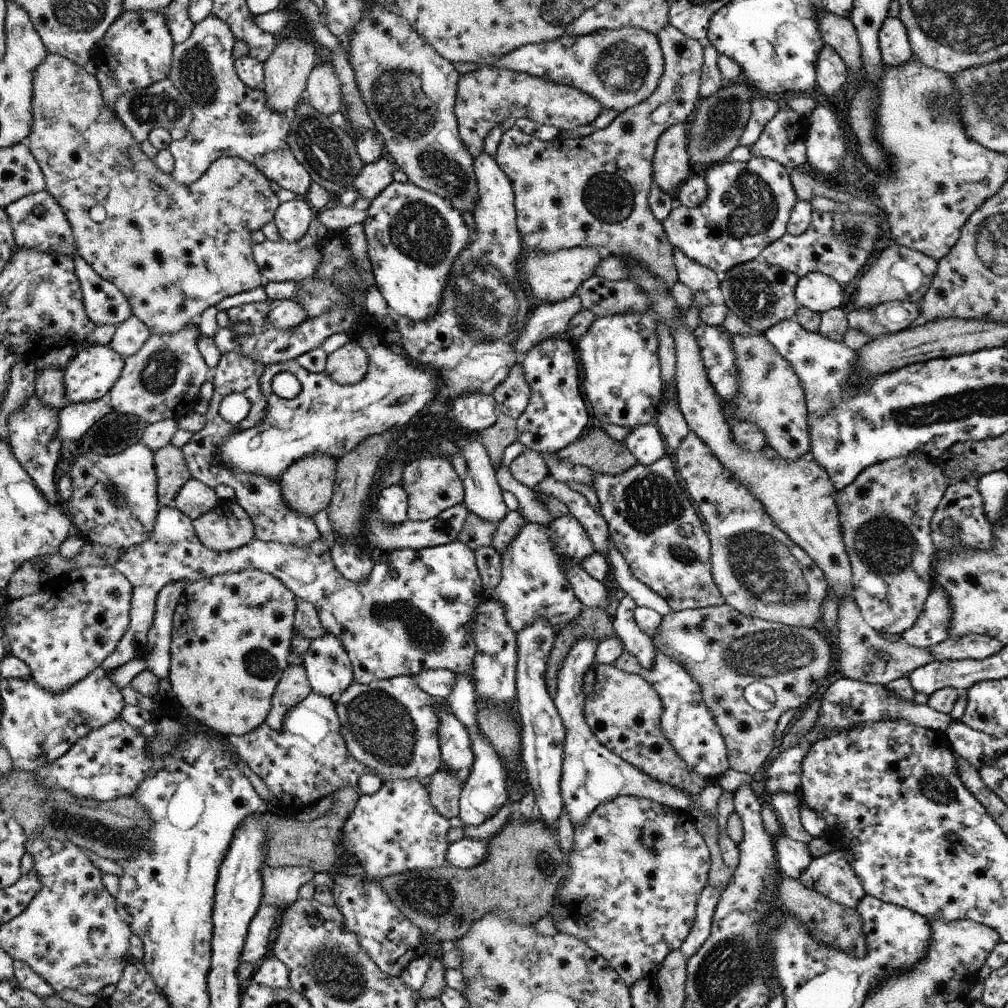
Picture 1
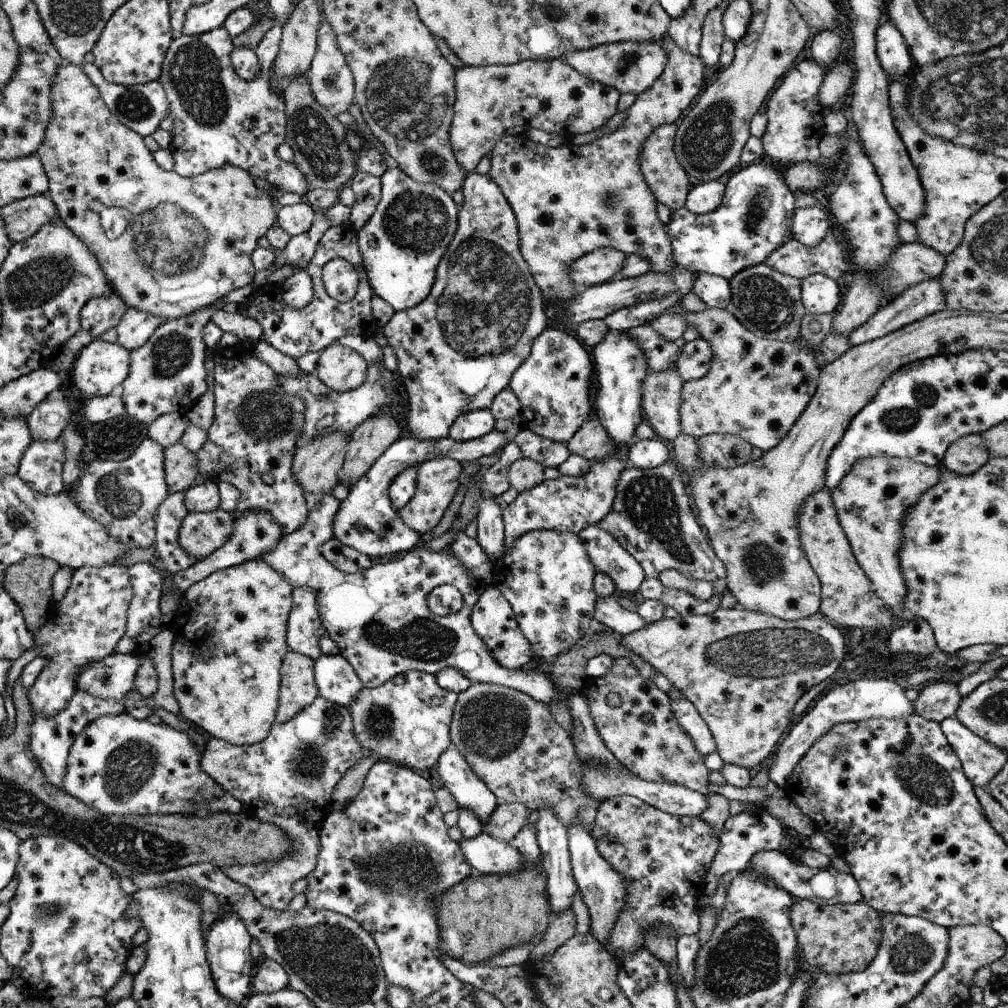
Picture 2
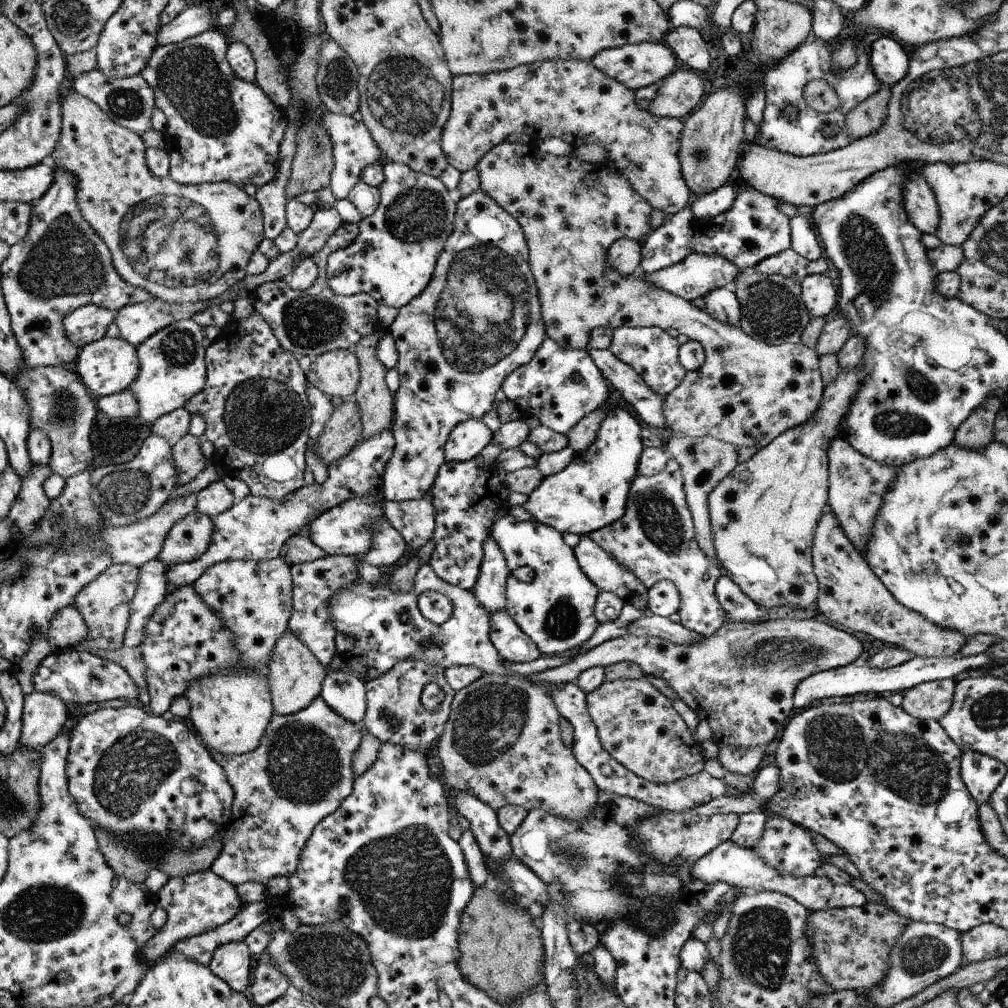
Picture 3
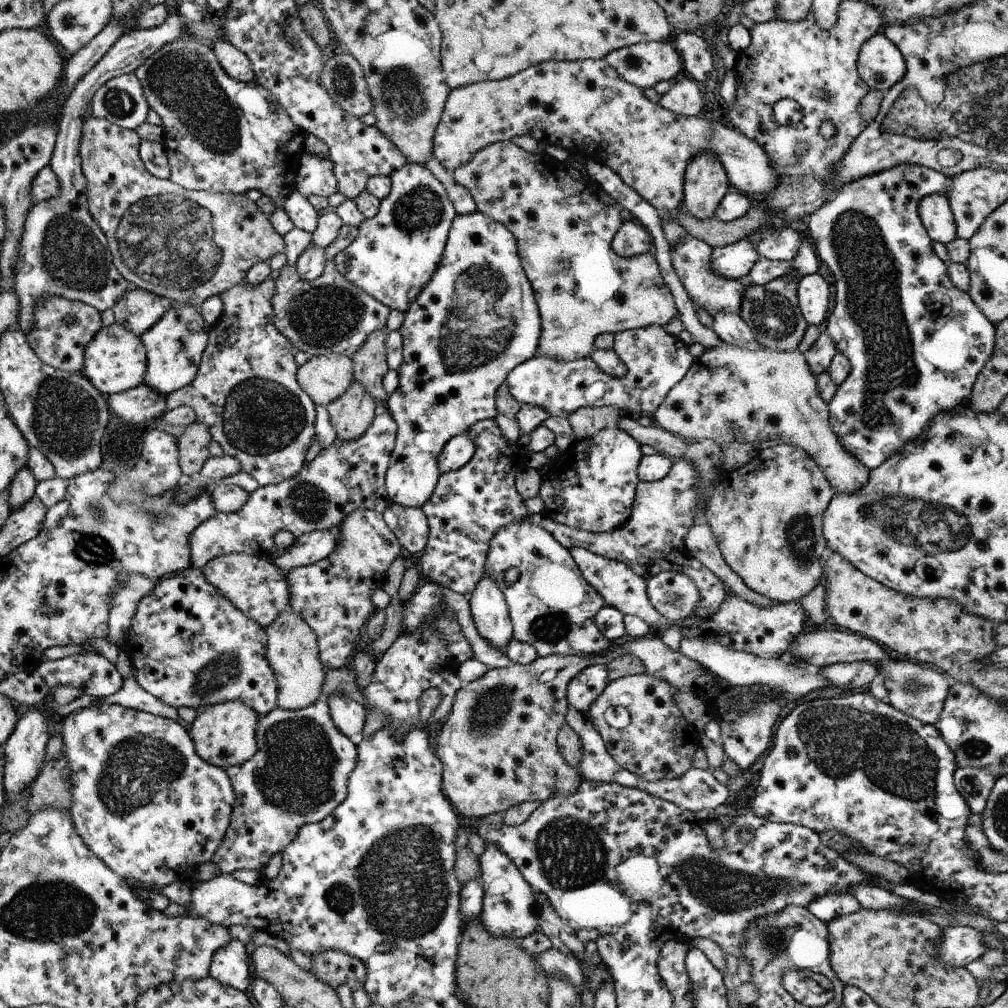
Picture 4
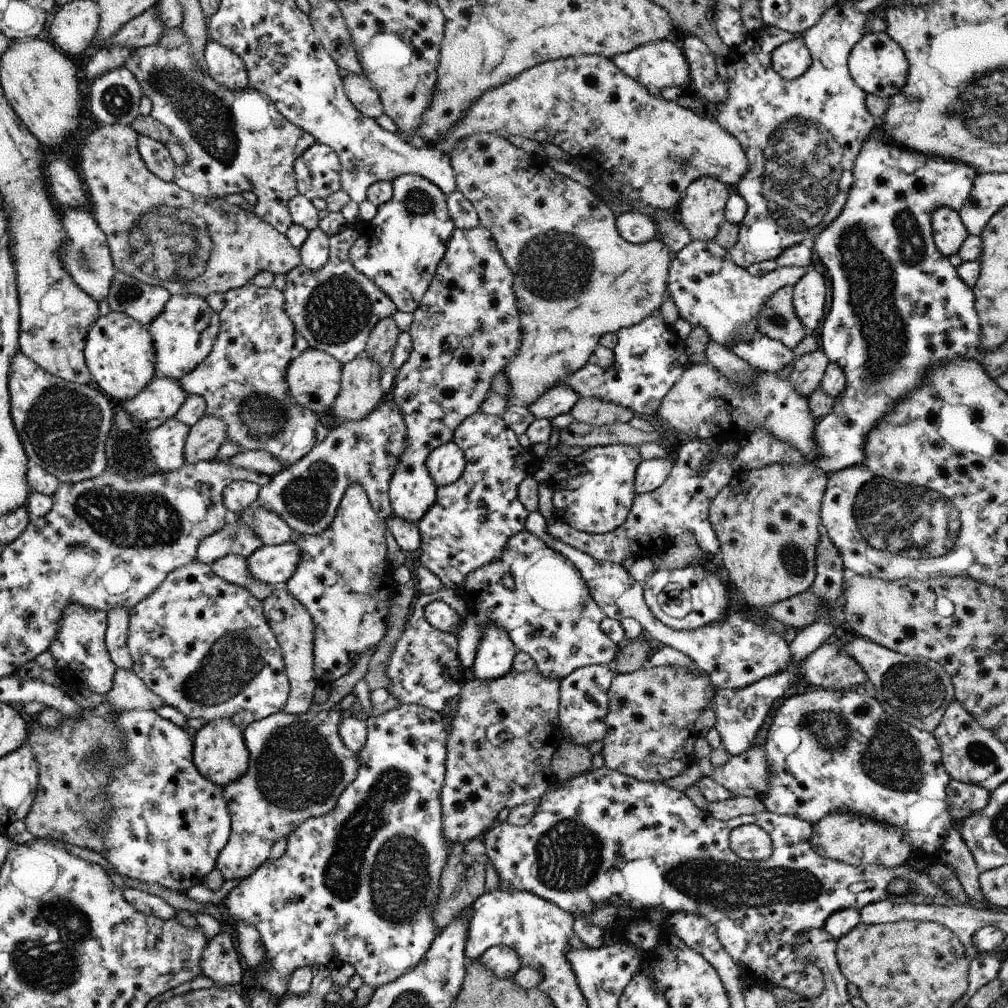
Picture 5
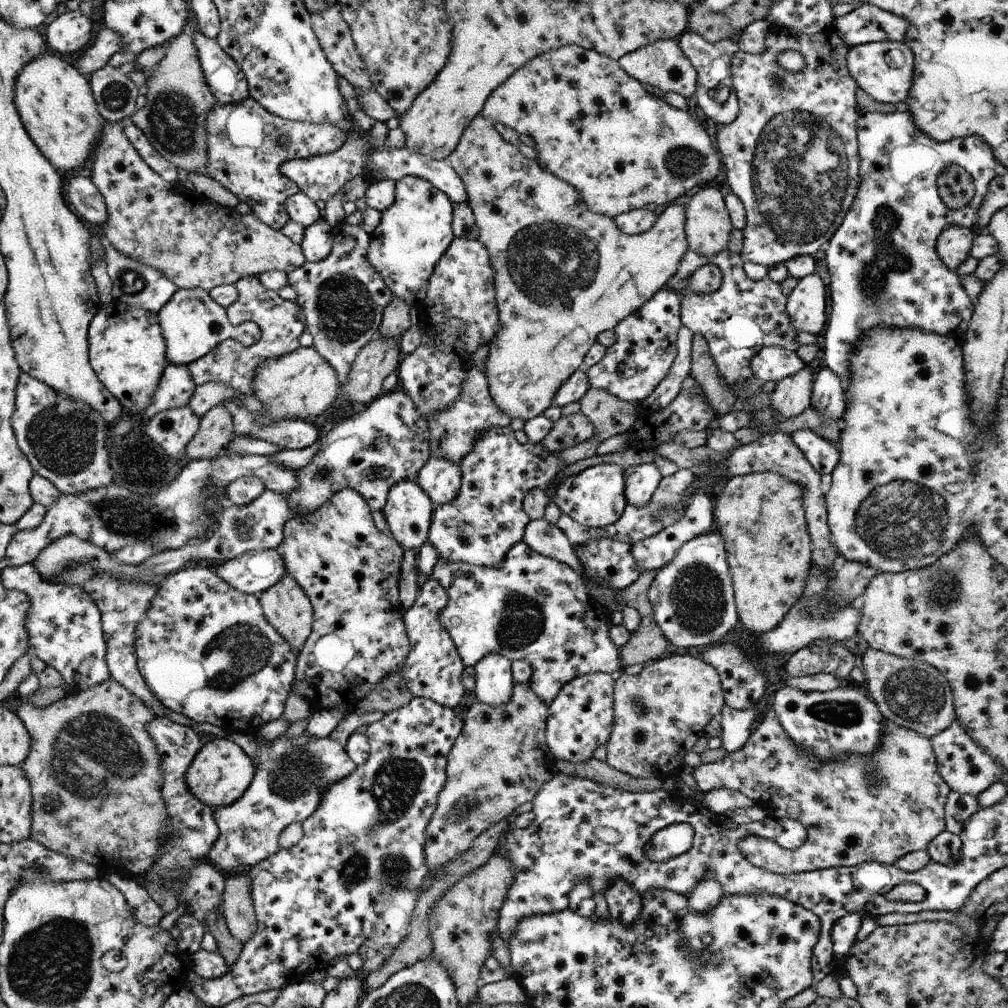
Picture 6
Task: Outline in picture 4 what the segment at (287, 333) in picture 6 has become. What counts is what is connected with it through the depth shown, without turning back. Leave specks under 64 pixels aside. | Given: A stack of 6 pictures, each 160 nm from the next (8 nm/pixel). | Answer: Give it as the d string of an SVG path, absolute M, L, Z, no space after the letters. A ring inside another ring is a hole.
M272 276L268 277L264 282L257 284L256 286L251 285L246 280L242 281L238 285L234 285L230 290L226 290L224 293L220 293L220 300L223 302L223 311L220 318L210 326L210 342L207 346L206 353L202 358L202 364L199 365L199 370L196 373L195 380L189 385L183 386L174 393L170 393L167 396L168 410L170 408L176 408L179 405L188 405L194 410L197 416L198 422L204 423L208 426L214 440L220 444L222 450L226 455L233 456L240 461L241 470L251 474L256 478L260 487L264 485L275 485L283 480L292 478L298 471L303 467L304 458L306 458L306 452L312 445L315 438L315 422L317 420L317 412L315 404L312 399L303 390L303 387L296 382L296 362L294 362L294 355L292 354L292 342L291 340L277 329L274 323L275 309L272 304L272 298L275 296L276 282L272 279Z

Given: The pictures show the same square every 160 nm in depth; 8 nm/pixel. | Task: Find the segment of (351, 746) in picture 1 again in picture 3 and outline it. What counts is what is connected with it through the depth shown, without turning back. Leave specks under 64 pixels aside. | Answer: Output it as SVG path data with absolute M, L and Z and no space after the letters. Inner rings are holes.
M408 658L402 662L396 662L394 669L390 670L384 676L369 680L367 684L367 713L364 714L364 719L361 721L360 726L368 730L375 738L380 740L381 744L392 744L392 746L402 746L406 750L424 750L426 753L432 748L432 744L437 745L440 737L443 736L443 731L446 729L448 718L451 715L450 702L455 698L456 692L452 686L448 684L444 678L444 668L442 666L428 666L422 660L416 658ZM431 684L438 684L444 692L444 700L440 704L438 710L428 710L423 704L422 696L423 690Z

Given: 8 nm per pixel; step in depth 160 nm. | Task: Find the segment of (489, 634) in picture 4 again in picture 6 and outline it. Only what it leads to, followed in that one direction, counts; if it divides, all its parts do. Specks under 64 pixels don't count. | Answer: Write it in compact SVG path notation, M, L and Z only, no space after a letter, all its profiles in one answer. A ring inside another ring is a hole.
M489 654L474 667L474 694L480 703L499 707L511 701L515 688L511 662L501 654Z

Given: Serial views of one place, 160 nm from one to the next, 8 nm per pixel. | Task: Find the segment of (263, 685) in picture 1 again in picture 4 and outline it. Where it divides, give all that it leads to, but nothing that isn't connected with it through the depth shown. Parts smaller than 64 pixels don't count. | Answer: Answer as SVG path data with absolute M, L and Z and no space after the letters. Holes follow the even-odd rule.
M232 553L207 562L201 571L220 593L233 602L234 606L259 622L265 629L289 606L290 583L287 574L269 559L246 553ZM238 700L226 701L211 707L201 707L197 711L197 717L190 724L189 729L192 731L192 738L195 739L200 758L208 764L223 769L243 765L258 752L255 734L260 716L252 707Z

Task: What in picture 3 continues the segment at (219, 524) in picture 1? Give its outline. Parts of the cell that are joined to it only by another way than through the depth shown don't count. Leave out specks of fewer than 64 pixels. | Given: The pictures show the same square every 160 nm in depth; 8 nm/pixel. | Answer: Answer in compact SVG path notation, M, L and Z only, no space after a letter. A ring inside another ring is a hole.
M197 511L188 514L172 526L160 552L159 561L168 566L196 561L203 557L212 544L214 533L215 523L210 517Z

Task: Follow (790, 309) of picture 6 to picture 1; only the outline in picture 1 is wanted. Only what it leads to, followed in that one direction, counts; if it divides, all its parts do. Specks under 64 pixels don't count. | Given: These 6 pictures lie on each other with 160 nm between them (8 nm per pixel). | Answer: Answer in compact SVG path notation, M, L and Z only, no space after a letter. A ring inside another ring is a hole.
M810 273L799 279L794 292L800 306L818 314L828 313L842 304L840 283L822 273Z

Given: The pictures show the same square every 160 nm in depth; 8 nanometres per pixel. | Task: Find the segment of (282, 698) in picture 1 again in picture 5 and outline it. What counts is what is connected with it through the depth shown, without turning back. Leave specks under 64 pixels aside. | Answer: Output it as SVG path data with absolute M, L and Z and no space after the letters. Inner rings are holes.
M279 586L263 600L265 614L269 616L269 610L276 608L281 610L284 618L280 622L269 620L272 630L278 638L279 645L284 654L288 678L290 678L291 690L287 704L284 705L283 711L289 715L299 715L306 713L308 708L313 704L313 694L315 689L314 671L313 671L313 634L314 621L308 609L287 589Z

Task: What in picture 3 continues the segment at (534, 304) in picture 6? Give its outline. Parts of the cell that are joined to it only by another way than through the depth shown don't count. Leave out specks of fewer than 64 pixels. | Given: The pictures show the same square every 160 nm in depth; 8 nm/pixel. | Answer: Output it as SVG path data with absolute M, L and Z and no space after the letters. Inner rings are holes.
M503 141L498 144L495 149L490 150L479 162L475 168L478 170L478 178L480 178L480 189L486 192L490 198L494 198L496 202L500 204L516 220L520 222L524 235L527 236L528 248L530 250L530 266L531 271L534 272L536 287L539 290L539 302L542 304L543 320L546 326L547 338L552 338L554 342L558 342L563 348L572 348L572 350L584 349L588 346L588 342L591 339L592 330L596 328L610 328L614 331L618 331L622 326L624 327L659 327L666 331L668 328L676 329L680 335L686 335L690 341L697 341L702 344L704 351L706 352L707 360L704 362L704 366L700 366L700 370L694 370L694 372L687 372L686 377L683 379L683 383L671 394L668 394L664 399L664 418L666 418L666 424L668 424L669 432L676 435L684 435L688 437L708 437L724 440L734 444L736 447L755 447L758 449L764 449L764 446L771 444L778 436L781 436L786 430L791 430L794 426L800 426L804 424L806 420L810 420L818 406L820 406L820 400L823 398L824 386L823 378L819 370L819 355L815 349L805 346L803 343L799 344L782 344L771 345L761 342L759 339L751 338L746 331L742 330L739 325L732 326L732 324L724 324L724 322L718 322L716 318L712 318L705 309L700 309L700 306L696 306L694 302L688 302L652 282L646 280L647 273L644 270L638 270L634 274L620 274L618 270L612 268L610 260L608 260L608 252L612 248L612 244L622 238L630 238L630 240L636 240L643 243L649 239L653 229L650 227L650 215L652 212L652 206L632 188L632 184L628 182L628 178L623 176L616 170L615 167L608 163L594 163L589 165L587 162L578 160L578 158L572 158L570 164L566 162L568 158L560 158L560 156L552 155L551 153L536 152L532 150L530 146L526 144L506 144ZM841 436L834 438L832 444L828 446L828 463L830 464L828 508L834 512L842 531L847 534L855 549L863 555L874 534L872 528L876 526L876 518L879 517L884 494L890 492L888 486L896 478L898 466L886 466L880 462L874 462L856 451Z

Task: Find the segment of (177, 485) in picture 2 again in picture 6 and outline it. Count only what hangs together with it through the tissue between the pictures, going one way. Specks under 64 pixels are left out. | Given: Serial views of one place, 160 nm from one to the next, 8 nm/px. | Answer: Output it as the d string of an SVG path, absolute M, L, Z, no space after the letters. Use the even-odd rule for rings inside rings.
M226 405L212 407L202 418L199 432L187 446L192 461L216 458L236 436L234 418Z

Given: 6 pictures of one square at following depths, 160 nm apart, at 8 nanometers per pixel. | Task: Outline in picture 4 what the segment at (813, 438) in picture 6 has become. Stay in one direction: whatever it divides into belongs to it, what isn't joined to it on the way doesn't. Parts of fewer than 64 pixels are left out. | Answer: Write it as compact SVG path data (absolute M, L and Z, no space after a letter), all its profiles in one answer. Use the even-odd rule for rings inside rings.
M900 163L892 168L876 172L876 174L869 174L843 184L834 200L828 201L820 210L812 214L811 221L808 222L808 230L812 240L814 240L815 251L819 255L819 260L826 262L835 278L834 304L832 312L828 315L827 322L823 325L823 332L831 336L838 352L845 354L845 357L851 364L846 380L840 386L837 386L834 398L828 403L831 413L831 427L838 435L843 447L851 455L855 455L870 471L880 466L884 459L899 451L901 446L904 446L904 443L917 440L924 427L929 425L929 422L936 414L942 411L948 412L955 406L968 403L978 374L980 374L988 358L992 356L996 336L995 324L992 324L982 314L982 311L974 304L967 292L956 288L956 285L952 284L953 280L949 277L948 272L949 264L942 261L934 253L934 249L932 249L933 240L924 228L918 212L920 201L924 197L927 197L932 192L945 195L952 186L952 179L952 177L928 167Z

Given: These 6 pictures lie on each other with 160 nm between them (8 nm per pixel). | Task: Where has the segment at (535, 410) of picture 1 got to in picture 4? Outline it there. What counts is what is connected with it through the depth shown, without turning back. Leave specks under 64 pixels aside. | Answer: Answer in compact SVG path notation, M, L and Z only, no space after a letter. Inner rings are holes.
M652 325L619 333L617 335L617 353L627 365L627 373L624 377L615 377L606 372L600 372L600 366L591 356L564 362L538 354L534 358L520 363L507 377L510 394L522 405L526 403L544 408L550 417L567 418L575 410L587 406L601 407L604 405L612 405L618 409L624 408L633 414L640 412L643 417L651 417L666 400L667 394L683 380L692 366L696 364L696 358L689 351L688 344L681 341L678 336L665 333L663 327Z

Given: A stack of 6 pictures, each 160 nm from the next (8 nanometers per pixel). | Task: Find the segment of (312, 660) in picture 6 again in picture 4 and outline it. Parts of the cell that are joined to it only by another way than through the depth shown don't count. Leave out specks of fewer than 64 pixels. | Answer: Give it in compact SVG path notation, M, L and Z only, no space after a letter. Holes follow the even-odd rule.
M368 508L353 510L339 524L334 550L325 559L307 567L295 568L287 575L287 580L290 583L289 606L300 613L301 617L315 631L319 658L326 669L342 668L348 662L348 658L352 656L356 644L360 642L358 632L368 622L370 614L374 612L375 604L370 602L370 596L374 590L382 590L384 572L390 568L390 564L394 562L394 558L402 550L395 533L391 527L386 526L386 523L386 519L379 511Z

